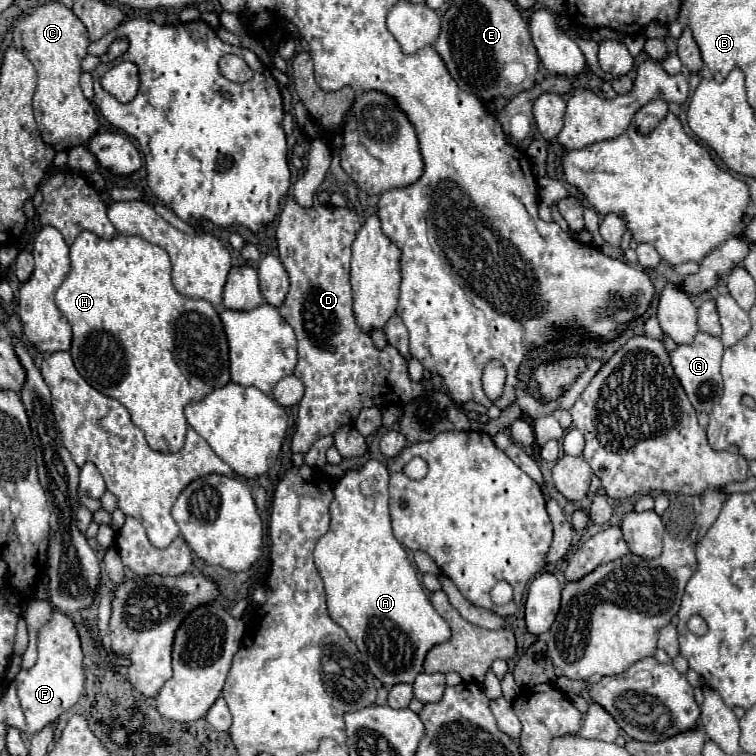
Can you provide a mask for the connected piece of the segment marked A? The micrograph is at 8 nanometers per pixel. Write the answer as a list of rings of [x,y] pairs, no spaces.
[[[369,460],[359,470],[349,470],[339,480],[339,484],[333,490],[333,502],[329,506],[331,526],[315,546],[315,566],[325,584],[327,610],[331,620],[345,628],[349,638],[357,644],[359,652],[363,654],[363,660],[367,662],[369,670],[385,686],[393,686],[399,682],[411,684],[415,676],[423,670],[423,658],[427,650],[439,642],[447,642],[447,638],[451,638],[451,630],[431,606],[429,596],[421,588],[403,546],[395,540],[391,532],[387,486],[387,468],[377,460]]]

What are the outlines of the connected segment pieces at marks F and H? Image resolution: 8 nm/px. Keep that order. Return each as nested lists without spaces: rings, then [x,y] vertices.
[[[55,612],[49,618],[49,622],[39,630],[37,650],[39,650],[39,658],[37,658],[35,666],[29,670],[21,670],[15,676],[17,698],[21,704],[21,712],[25,716],[25,724],[19,728],[29,734],[39,732],[41,728],[45,728],[47,724],[57,720],[61,716],[61,712],[71,708],[77,702],[77,698],[81,696],[83,680],[85,680],[83,678],[83,652],[81,652],[79,636],[77,636],[73,622],[67,616]]]
[[[83,230],[75,242],[71,244],[71,270],[67,272],[63,284],[59,286],[57,294],[55,294],[55,304],[57,308],[63,312],[63,316],[69,320],[71,328],[73,328],[73,344],[71,344],[71,356],[75,362],[75,368],[79,370],[79,374],[93,386],[97,388],[101,394],[111,396],[115,400],[119,400],[131,414],[131,420],[135,422],[135,426],[139,426],[149,442],[149,446],[157,452],[179,452],[183,448],[185,442],[185,434],[187,434],[187,420],[183,416],[183,408],[193,402],[203,398],[205,394],[209,394],[211,390],[225,386],[229,382],[229,366],[227,366],[227,340],[223,334],[223,324],[219,322],[219,314],[215,312],[215,308],[201,298],[187,298],[183,294],[179,294],[173,288],[171,282],[171,260],[167,256],[167,252],[139,236],[125,236],[125,234],[115,234],[111,240],[99,238],[93,232]]]

